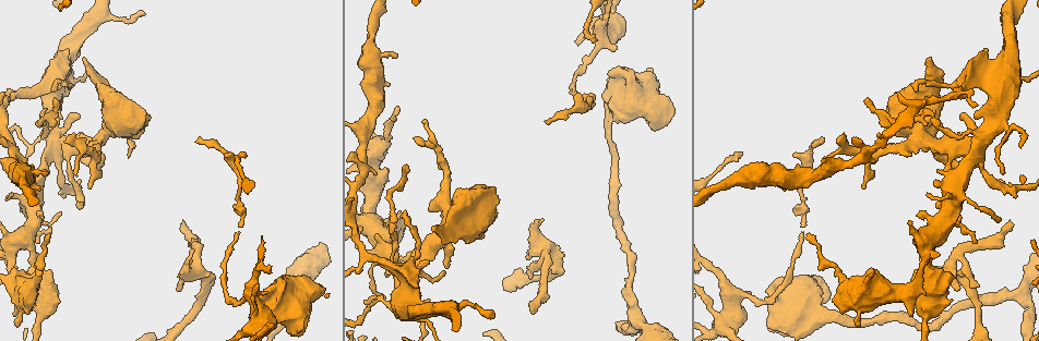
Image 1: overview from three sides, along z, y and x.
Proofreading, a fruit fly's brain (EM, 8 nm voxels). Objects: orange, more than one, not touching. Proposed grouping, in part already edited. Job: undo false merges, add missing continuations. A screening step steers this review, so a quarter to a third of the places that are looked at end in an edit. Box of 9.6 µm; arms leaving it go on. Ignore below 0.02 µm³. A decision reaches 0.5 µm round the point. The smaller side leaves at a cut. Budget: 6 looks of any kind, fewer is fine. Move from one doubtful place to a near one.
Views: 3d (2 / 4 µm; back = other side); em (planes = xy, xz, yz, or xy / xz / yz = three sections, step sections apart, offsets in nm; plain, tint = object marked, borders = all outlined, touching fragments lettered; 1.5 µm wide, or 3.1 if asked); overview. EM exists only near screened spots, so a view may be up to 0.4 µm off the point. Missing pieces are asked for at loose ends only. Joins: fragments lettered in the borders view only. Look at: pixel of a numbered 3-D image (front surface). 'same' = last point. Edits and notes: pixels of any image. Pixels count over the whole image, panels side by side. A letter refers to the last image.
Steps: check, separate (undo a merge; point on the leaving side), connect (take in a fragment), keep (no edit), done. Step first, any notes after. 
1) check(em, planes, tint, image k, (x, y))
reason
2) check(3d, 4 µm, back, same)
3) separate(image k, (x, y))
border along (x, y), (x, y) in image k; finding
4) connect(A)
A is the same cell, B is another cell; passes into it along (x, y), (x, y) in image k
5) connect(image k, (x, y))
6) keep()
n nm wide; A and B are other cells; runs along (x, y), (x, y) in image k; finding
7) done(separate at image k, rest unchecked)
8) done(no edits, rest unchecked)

check(em, xy, step 8, borders, image 1, (802, 227))
tapers out

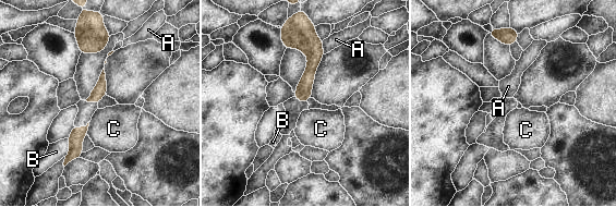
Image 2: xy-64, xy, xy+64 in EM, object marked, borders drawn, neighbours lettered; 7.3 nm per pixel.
keep()
A, B and C are other cells; runs along (303, 37), (312, 48), (304, 99) in image 2; none of them fits

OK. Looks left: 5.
check(em, yz, step 4, tint, image 1, (713, 311))
arms run side by side

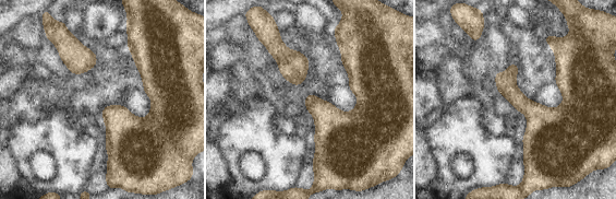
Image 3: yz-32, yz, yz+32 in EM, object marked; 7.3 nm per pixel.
check(em, planes, borders, same)
another direction

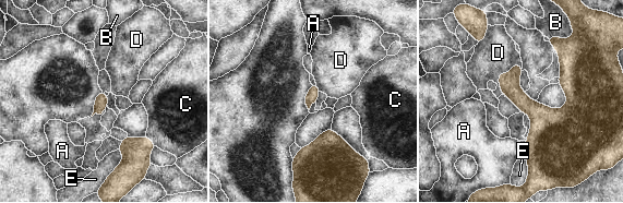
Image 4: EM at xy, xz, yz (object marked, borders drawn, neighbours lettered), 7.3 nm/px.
keep()
90 nm wide; A, B, C, D and E are other cells; border along (516, 61), (499, 73), (501, 94) in image 4; continuous, no second neuron

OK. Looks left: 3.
check(em, xy, step 8, tint, image 1, (78, 207))
tapers out

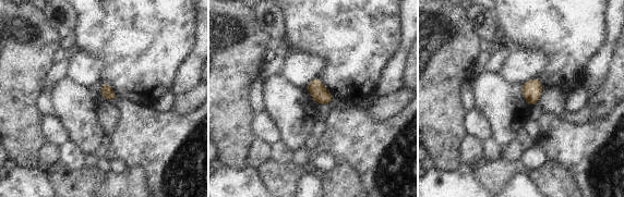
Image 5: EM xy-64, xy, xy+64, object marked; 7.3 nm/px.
check(em, planes, borders, same)

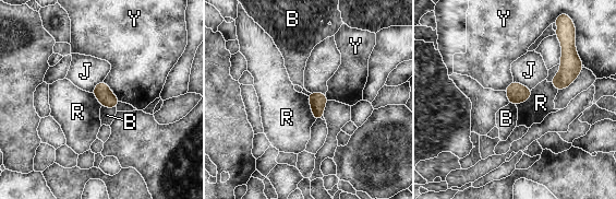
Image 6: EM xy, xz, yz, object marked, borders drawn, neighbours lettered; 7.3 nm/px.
keep()
R touches over 200 nm; B, J, R and Y are other cells; border along (305, 95), (315, 120) in image 6; no lettered fragment goes on from it

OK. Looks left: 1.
done(no edits, rest unchecked)

